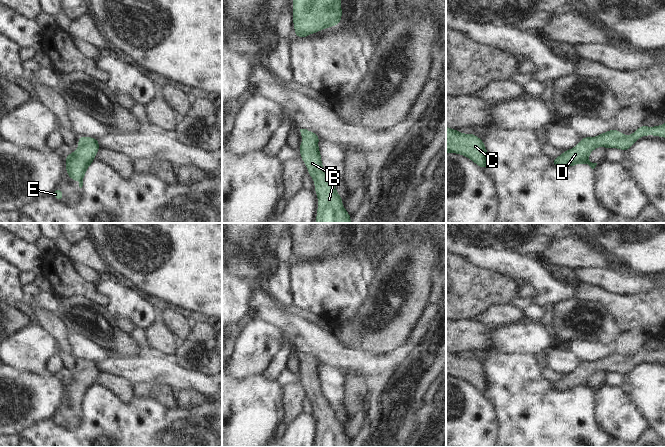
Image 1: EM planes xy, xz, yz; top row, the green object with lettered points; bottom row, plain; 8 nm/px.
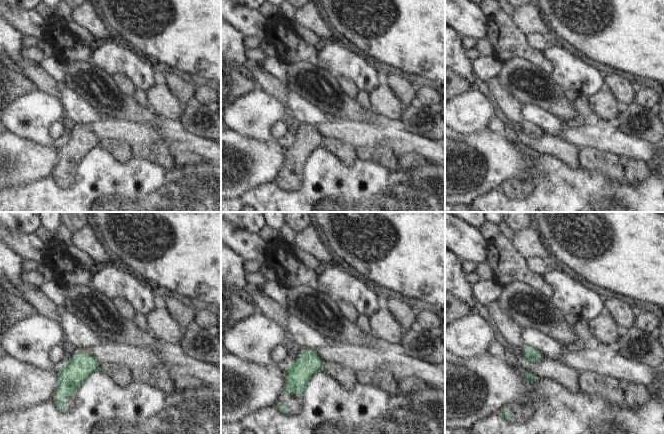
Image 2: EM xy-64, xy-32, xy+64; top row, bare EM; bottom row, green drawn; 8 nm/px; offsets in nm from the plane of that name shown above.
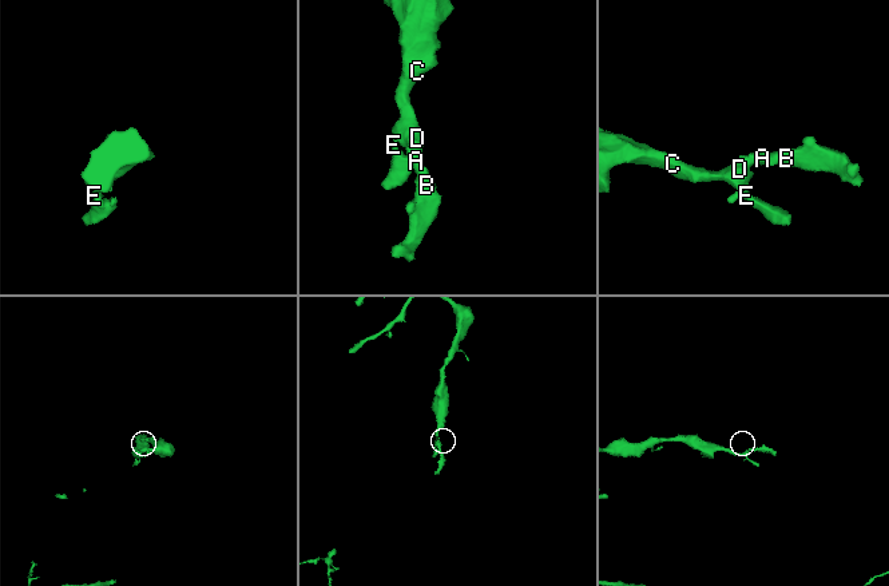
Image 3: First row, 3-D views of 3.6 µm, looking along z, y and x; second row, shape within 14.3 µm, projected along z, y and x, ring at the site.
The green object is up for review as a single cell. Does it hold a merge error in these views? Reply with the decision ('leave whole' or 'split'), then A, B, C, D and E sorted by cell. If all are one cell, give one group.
leave whole | A B C D E

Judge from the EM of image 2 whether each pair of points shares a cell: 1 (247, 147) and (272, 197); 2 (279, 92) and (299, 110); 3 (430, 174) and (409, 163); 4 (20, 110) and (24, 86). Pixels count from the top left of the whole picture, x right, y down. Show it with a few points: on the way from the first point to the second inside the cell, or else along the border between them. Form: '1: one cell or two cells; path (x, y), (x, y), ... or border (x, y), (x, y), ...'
1: two cells; border (274, 180), (250, 189), (244, 194)
2: two cells; border (285, 88), (286, 99)
3: two cells; border (430, 162), (424, 166), (409, 170)
4: two cells; border (38, 89), (18, 98), (10, 106)

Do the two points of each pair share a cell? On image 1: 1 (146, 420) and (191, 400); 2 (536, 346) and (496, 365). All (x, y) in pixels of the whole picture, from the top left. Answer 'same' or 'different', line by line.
1: different
2: different

